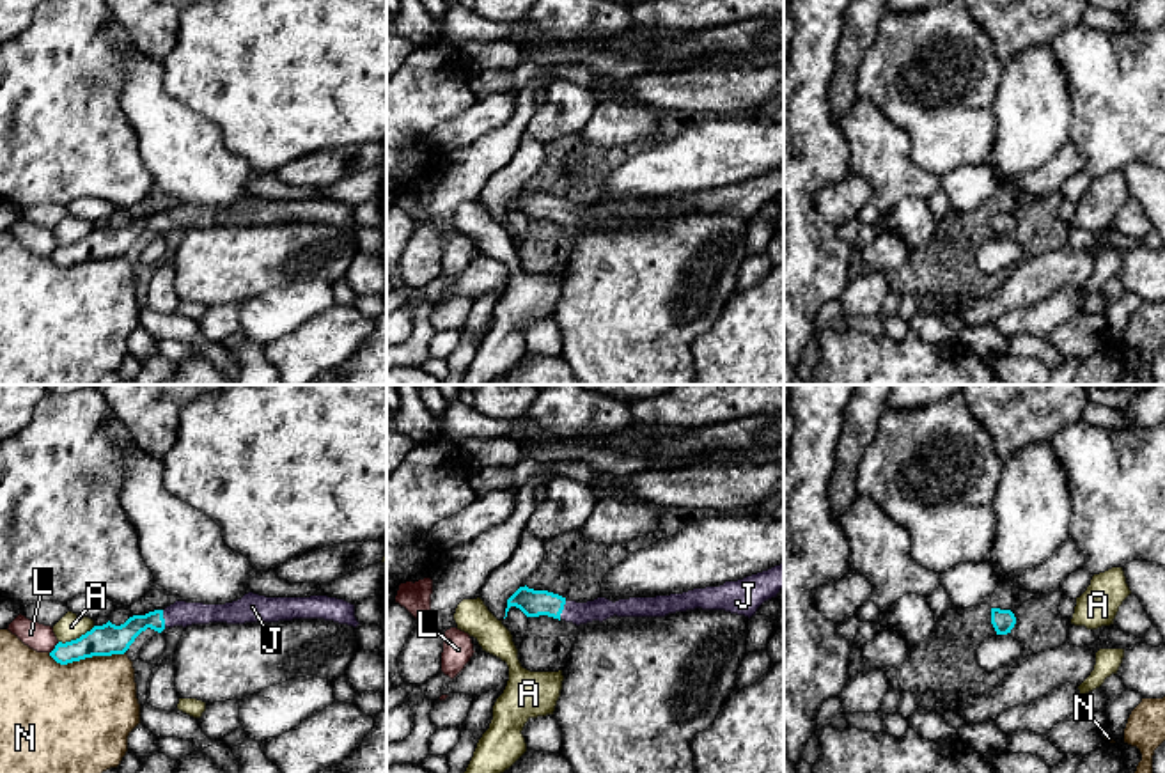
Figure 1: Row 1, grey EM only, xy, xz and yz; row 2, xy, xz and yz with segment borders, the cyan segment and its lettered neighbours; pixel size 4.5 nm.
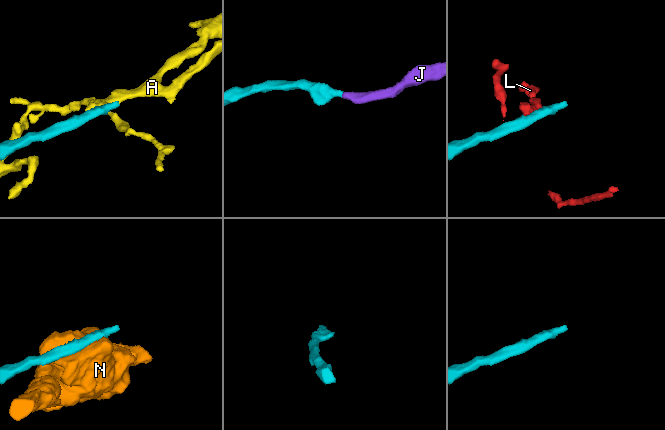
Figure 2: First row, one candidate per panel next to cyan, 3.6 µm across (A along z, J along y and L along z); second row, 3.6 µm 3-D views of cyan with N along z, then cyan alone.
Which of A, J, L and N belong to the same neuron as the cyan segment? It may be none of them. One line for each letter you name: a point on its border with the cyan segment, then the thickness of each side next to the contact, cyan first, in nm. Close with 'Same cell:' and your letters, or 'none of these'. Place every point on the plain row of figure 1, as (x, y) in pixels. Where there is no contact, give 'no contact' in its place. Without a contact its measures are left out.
J: contact xy (164, 222); calibres 130 and 110 nm
Same cell: J

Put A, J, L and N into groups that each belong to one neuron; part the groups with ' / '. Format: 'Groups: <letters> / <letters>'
Groups: A / J / L / N

